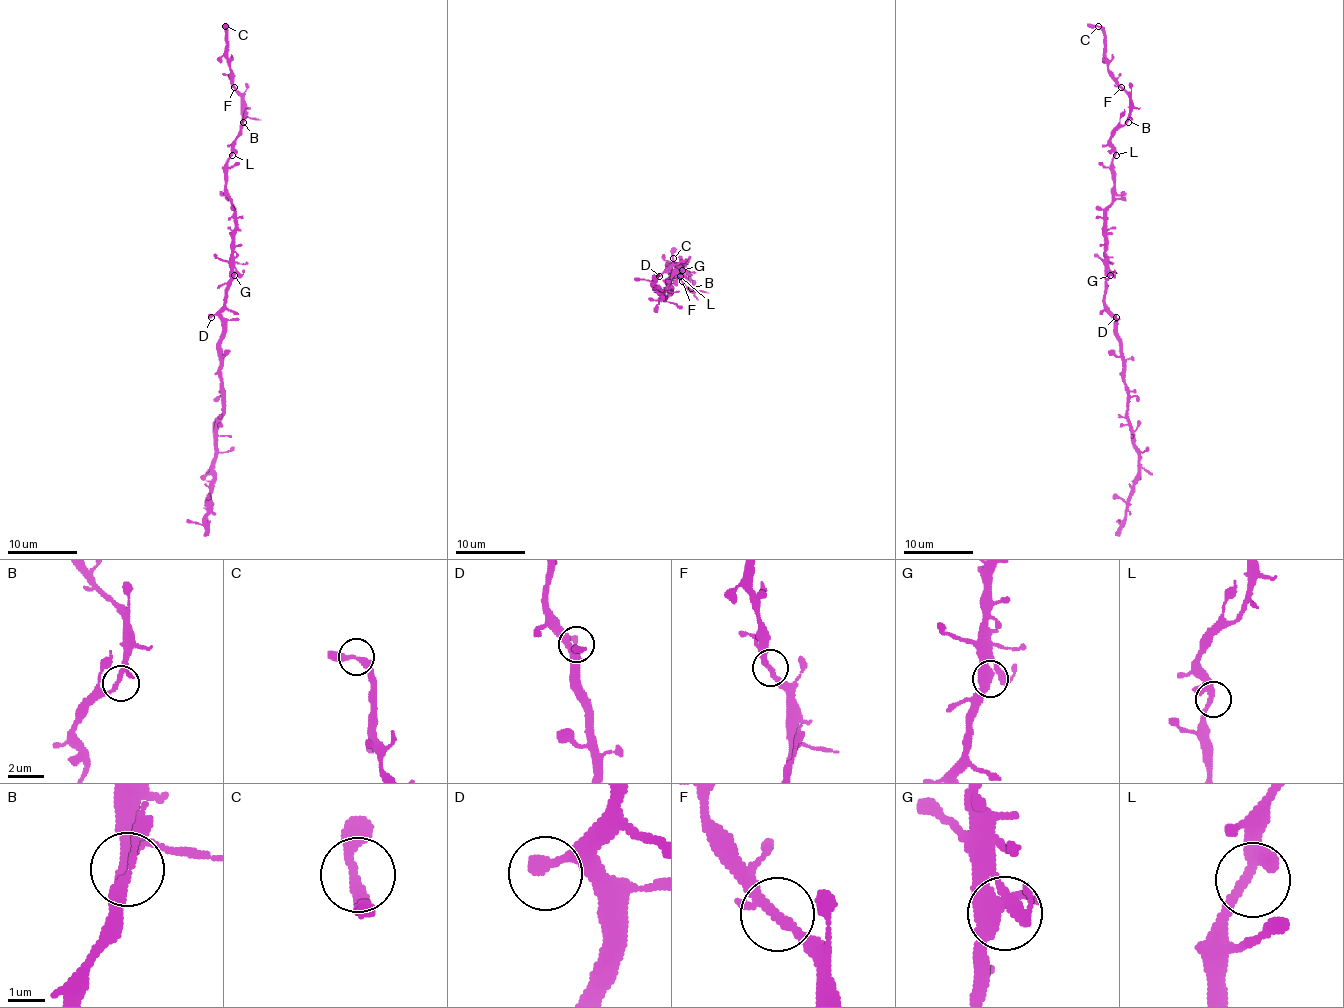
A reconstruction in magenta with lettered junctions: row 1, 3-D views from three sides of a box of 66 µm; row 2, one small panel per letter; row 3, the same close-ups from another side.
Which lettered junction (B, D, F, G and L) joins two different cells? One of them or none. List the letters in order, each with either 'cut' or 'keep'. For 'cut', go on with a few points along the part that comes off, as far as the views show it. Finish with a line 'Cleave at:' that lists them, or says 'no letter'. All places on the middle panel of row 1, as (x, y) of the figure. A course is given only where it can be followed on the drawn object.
B: keep
D: keep
F: keep
G: keep
L: keep
Cleave at: no letter

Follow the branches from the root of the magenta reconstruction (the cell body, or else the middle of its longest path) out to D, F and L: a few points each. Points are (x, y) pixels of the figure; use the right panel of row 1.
D: (1105, 272), (1105, 307), (1116, 317)
F: (1105, 272), (1105, 209), (1112, 200), (1114, 186), (1114, 146), (1110, 139), (1130, 113), (1130, 95), (1121, 87)
L: (1105, 272), (1105, 209), (1112, 200), (1112, 158), (1116, 155)

